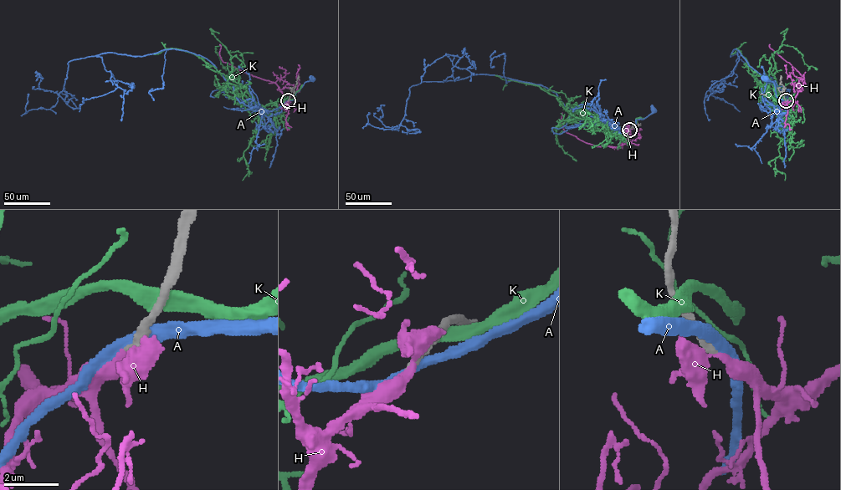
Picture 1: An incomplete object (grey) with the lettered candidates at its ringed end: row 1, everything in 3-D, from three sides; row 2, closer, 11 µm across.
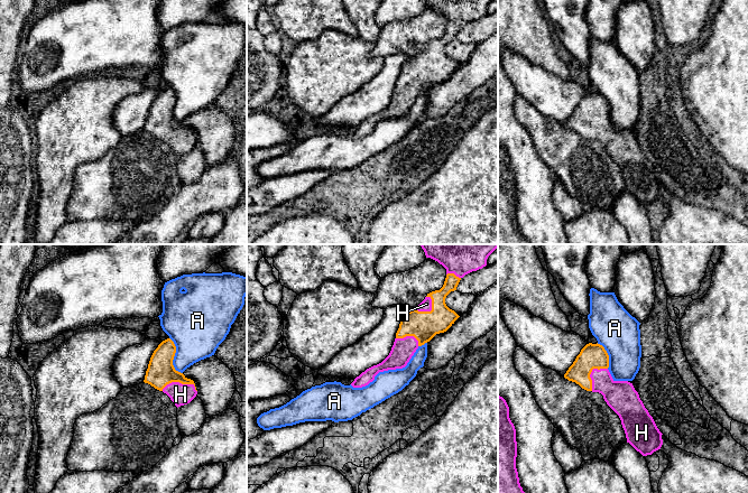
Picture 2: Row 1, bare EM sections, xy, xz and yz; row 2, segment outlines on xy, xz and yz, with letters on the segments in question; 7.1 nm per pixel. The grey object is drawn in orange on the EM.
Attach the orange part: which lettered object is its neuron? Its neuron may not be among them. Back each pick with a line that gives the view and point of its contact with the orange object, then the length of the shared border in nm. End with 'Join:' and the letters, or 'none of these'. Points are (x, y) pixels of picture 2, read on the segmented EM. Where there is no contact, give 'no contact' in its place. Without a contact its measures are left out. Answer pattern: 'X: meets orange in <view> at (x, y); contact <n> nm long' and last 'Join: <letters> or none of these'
H: meets orange in xy at (181, 382); contact 260 nm long
Join: H

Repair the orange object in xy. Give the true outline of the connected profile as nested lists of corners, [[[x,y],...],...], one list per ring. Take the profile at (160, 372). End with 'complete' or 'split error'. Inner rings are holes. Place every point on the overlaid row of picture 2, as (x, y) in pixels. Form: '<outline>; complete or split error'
[[[170,338],[154,351],[145,375],[145,383],[166,393],[178,408],[190,403],[197,394],[193,380],[175,370],[173,360],[176,346]]]; split error

